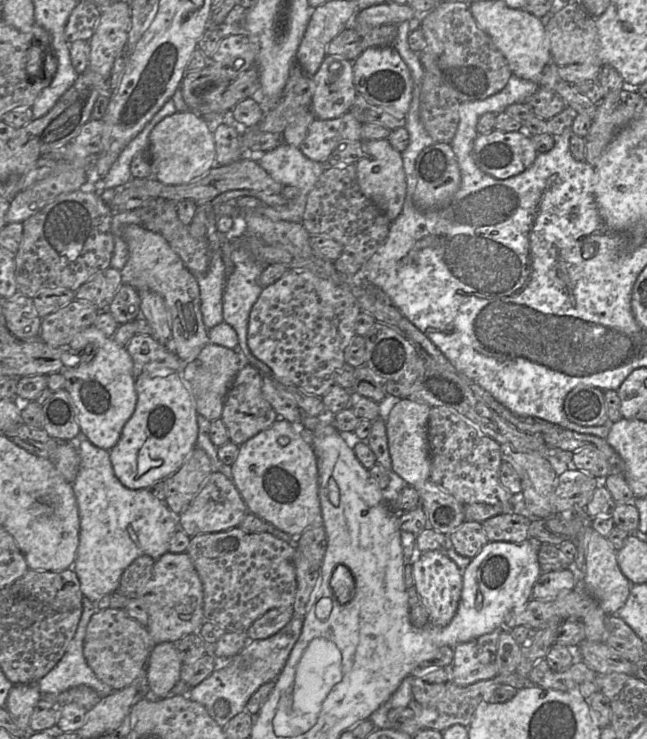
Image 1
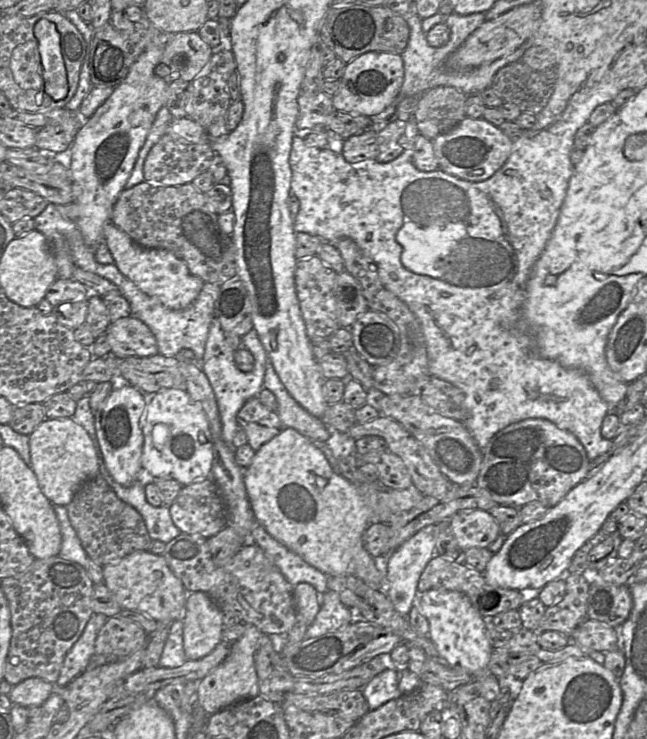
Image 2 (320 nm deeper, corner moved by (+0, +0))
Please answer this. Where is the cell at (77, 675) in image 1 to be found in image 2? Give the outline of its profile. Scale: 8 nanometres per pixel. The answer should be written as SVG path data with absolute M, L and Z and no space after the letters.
M96 614L90 617L82 635L68 651L57 682L54 684L62 688L69 684L74 678L86 671L90 659L95 653L95 640L97 629L95 625Z

